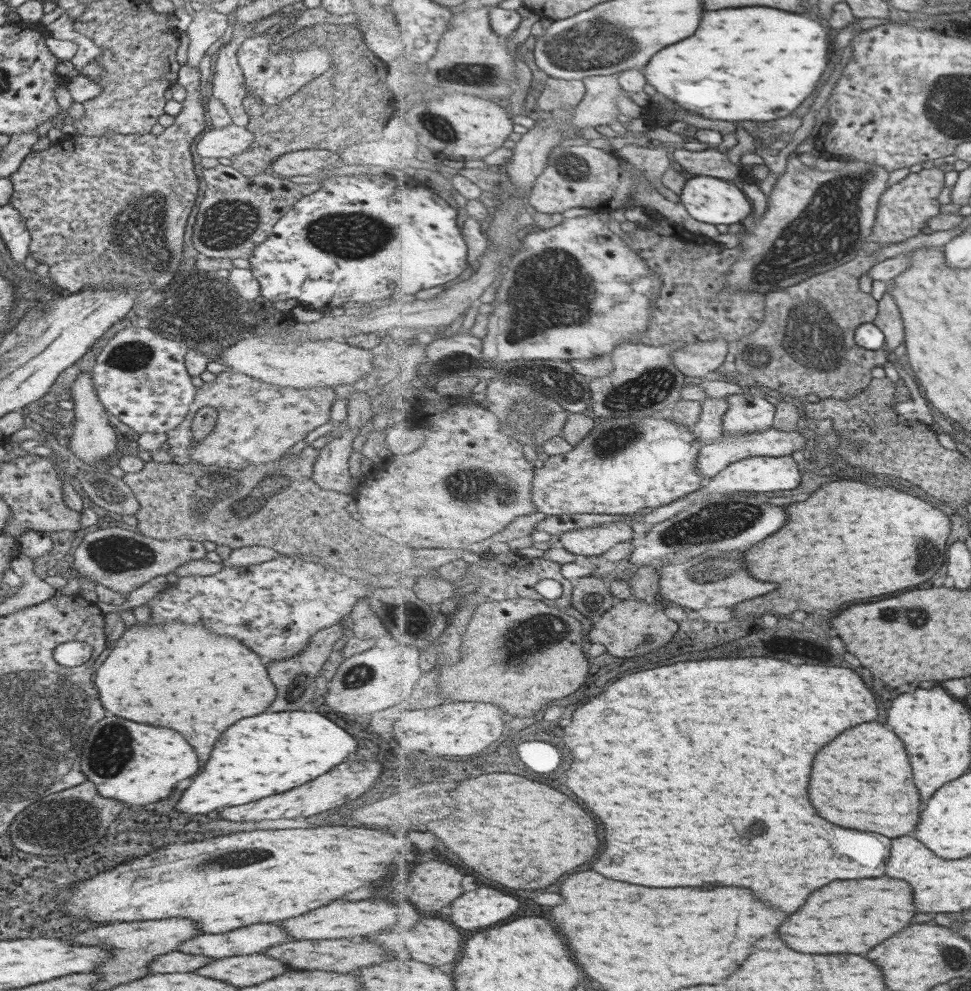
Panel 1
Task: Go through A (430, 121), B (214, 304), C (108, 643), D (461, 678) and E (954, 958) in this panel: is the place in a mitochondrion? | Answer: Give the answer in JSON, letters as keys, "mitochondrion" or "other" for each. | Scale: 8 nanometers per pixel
{"A":"mitochondrion","B":"mitochondrion","C":"other","D":"other","E":"mitochondrion"}

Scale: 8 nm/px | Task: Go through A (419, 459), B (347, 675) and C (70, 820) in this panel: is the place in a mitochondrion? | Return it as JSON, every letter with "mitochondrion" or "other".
{"A":"other","B":"mitochondrion","C":"mitochondrion"}

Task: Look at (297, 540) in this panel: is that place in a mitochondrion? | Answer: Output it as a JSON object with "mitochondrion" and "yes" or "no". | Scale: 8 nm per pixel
{"mitochondrion":"no"}

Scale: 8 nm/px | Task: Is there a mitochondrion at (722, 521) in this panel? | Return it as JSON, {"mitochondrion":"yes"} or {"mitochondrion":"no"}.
{"mitochondrion":"yes"}

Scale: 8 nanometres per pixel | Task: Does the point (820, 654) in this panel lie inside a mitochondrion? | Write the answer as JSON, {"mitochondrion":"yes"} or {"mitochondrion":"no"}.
{"mitochondrion":"no"}

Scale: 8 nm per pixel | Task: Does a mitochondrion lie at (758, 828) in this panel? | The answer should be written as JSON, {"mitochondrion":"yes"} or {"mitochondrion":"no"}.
{"mitochondrion":"no"}

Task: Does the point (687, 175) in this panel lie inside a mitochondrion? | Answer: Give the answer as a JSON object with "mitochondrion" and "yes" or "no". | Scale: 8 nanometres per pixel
{"mitochondrion":"no"}

